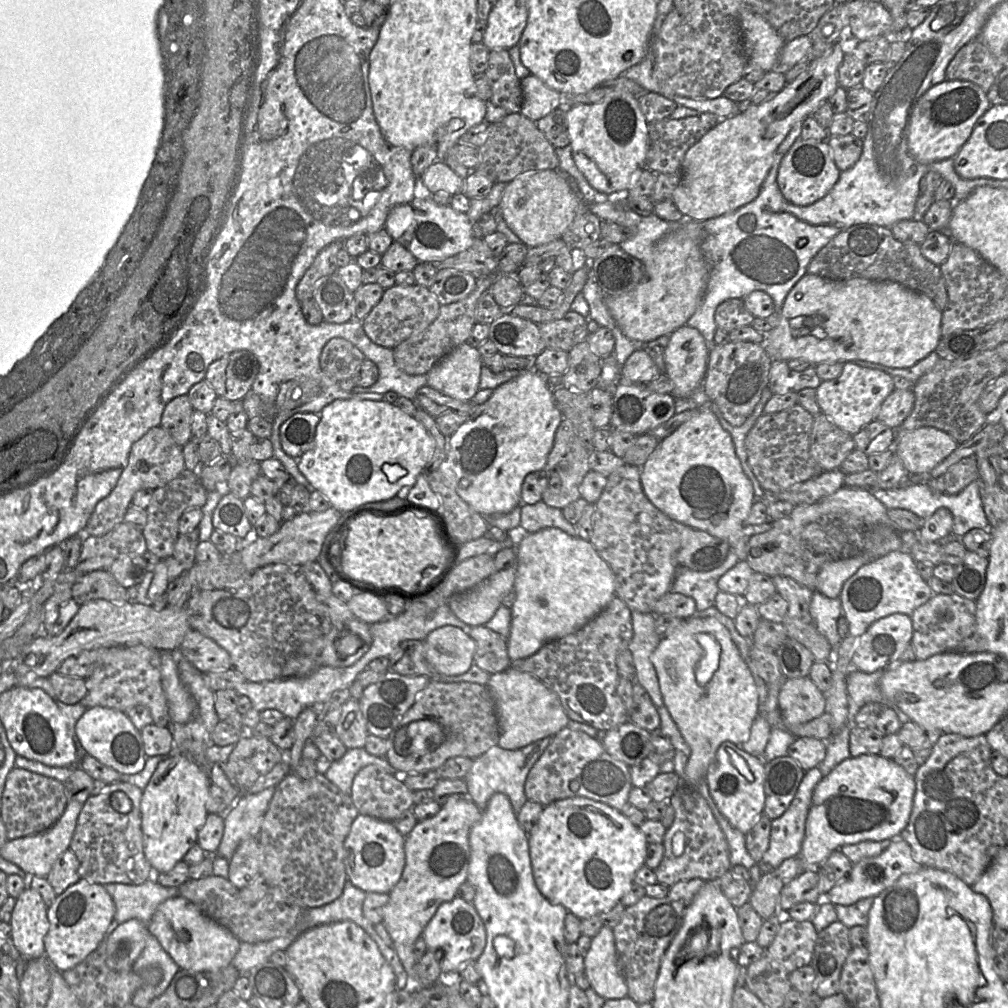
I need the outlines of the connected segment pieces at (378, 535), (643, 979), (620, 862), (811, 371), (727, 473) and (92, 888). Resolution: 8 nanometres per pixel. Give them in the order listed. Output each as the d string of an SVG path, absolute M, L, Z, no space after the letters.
M412 511L395 517L369 514L356 517L347 524L338 544L341 544L339 570L346 577L407 591L426 585L441 571L448 556L447 547L438 537L433 521Z
M645 895L636 904L625 908L620 922L612 929L618 964L628 988L627 996L638 1005L652 1002L654 998L654 988L662 957L682 925L684 910L682 904L668 897L653 898Z
M585 797L566 798L543 807L536 825L528 834L529 856L537 889L552 904L562 905L568 913L572 913L580 920L608 912L620 902L621 898L630 890L637 871L644 866L647 844L645 836L639 828L634 826L620 811Z
M776 360L772 362L769 372L768 387L775 394L799 392L805 388L816 389L821 379L818 377L815 366L809 366L803 371L794 371L789 368L788 362Z
M701 407L697 415L660 441L640 468L640 482L649 501L670 519L726 540L738 559L746 560L750 537L745 535L744 521L756 498L736 455L731 435L722 428L710 408Z
M85 878L57 895L48 907L49 930L44 938L45 956L52 967L64 972L81 963L110 933L112 923L116 923L115 912L115 904L105 887Z

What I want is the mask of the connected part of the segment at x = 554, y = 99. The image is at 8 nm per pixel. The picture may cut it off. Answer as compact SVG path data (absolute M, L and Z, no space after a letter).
M533 75L521 80L523 103L520 113L531 121L538 121L556 110L561 94Z

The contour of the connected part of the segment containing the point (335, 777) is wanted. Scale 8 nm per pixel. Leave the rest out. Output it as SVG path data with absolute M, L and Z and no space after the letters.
M364 748L347 749L345 754L333 762L323 774L343 793L349 795L354 776L367 765L375 765L389 774L397 774L385 757L369 754Z

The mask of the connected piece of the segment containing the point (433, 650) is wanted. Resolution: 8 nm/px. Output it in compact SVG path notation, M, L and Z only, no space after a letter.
M439 627L423 643L426 660L438 675L461 675L473 665L475 643L457 627Z

